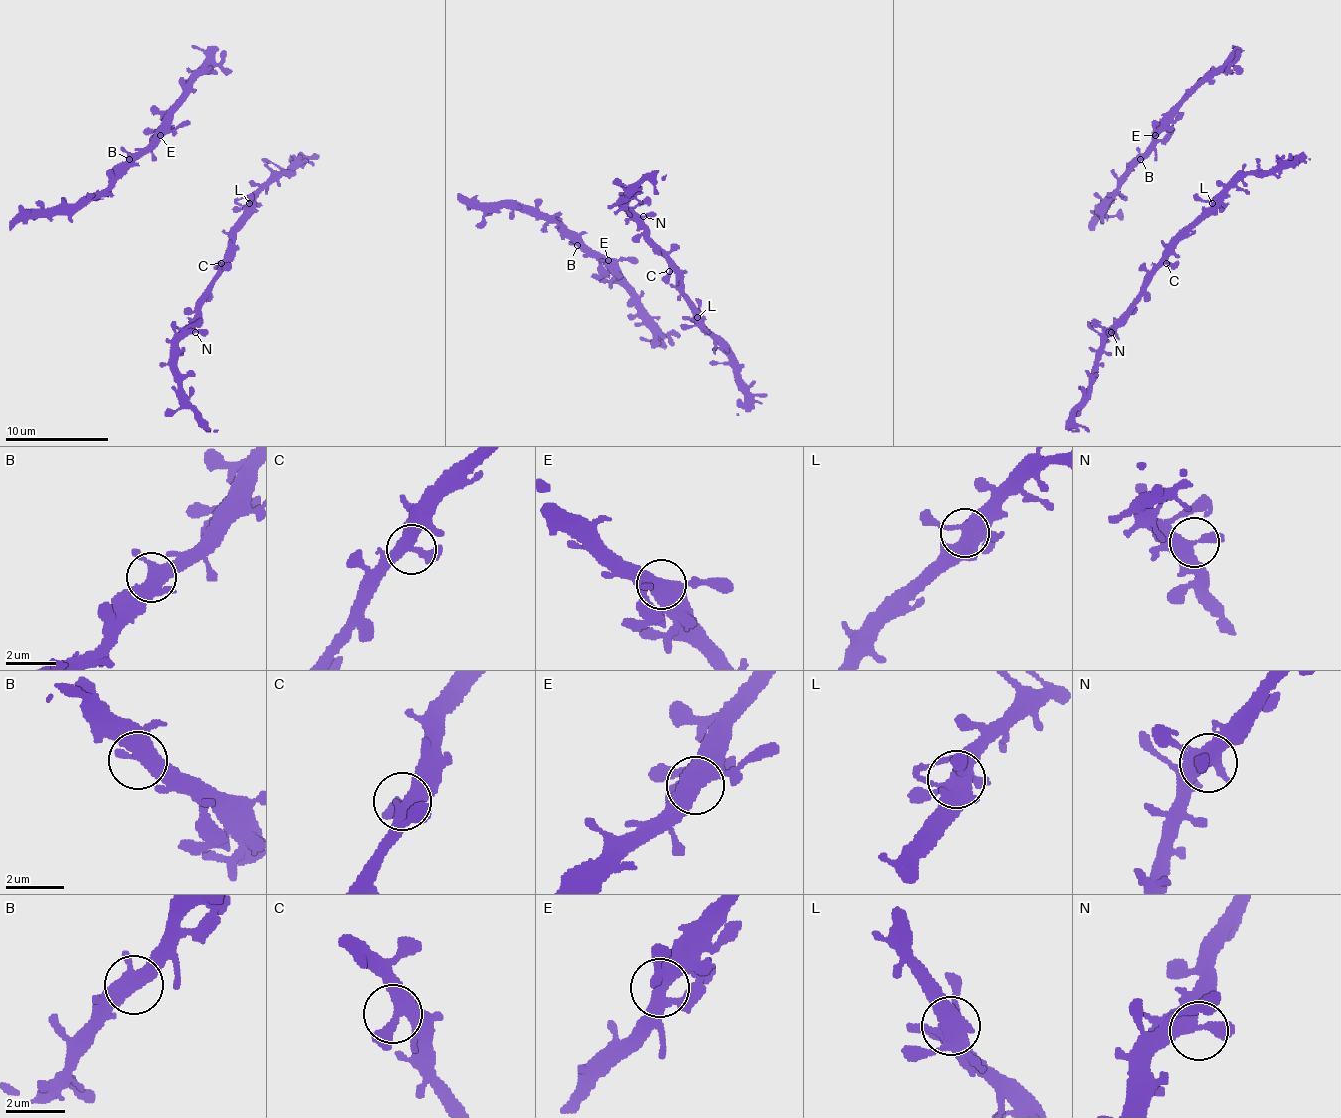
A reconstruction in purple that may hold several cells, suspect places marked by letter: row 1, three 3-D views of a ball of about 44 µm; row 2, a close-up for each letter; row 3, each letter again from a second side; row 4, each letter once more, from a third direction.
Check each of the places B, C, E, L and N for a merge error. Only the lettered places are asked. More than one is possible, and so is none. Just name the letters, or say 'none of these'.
none of these

